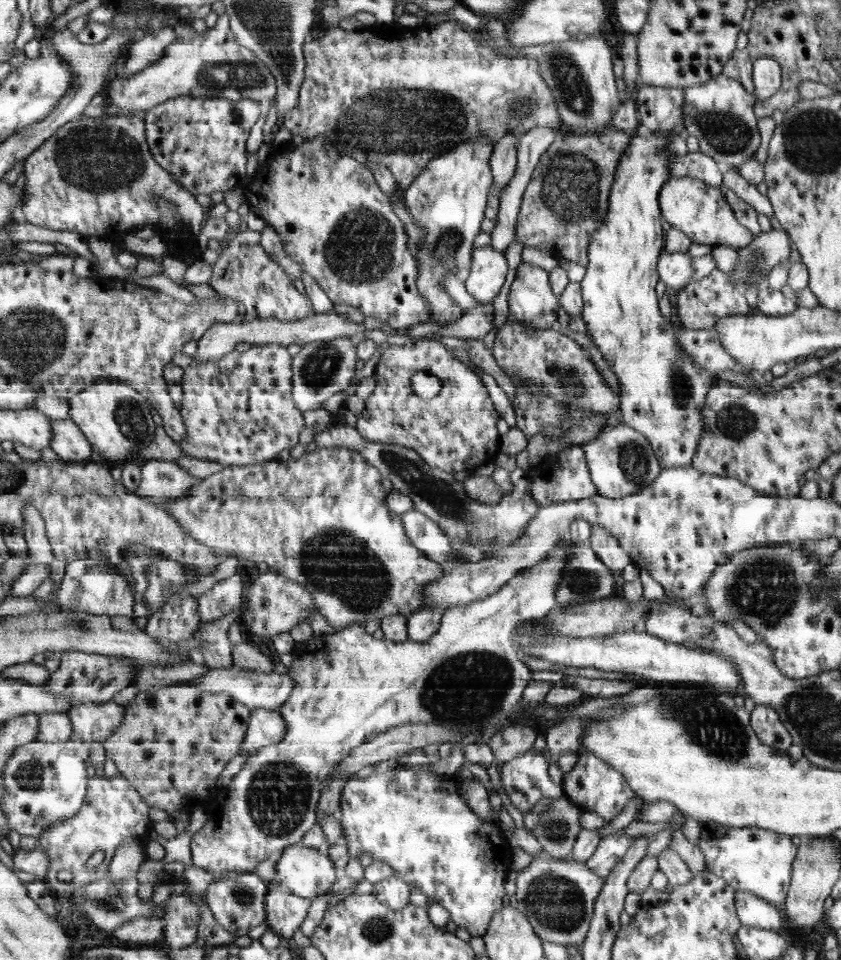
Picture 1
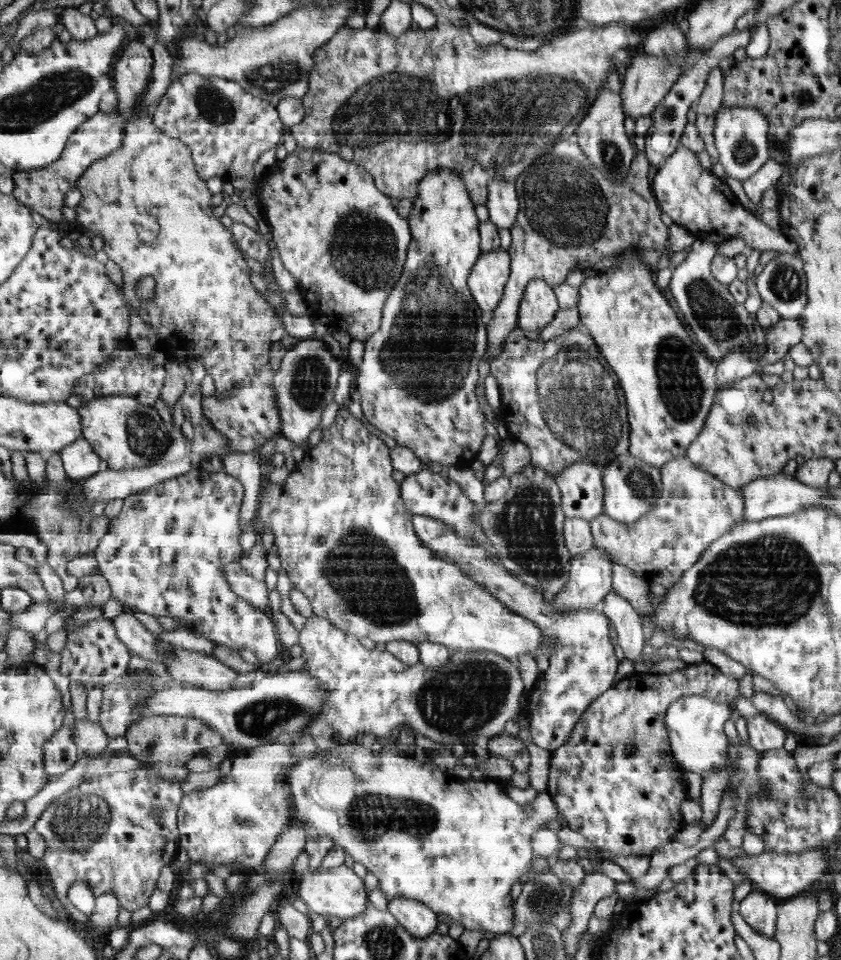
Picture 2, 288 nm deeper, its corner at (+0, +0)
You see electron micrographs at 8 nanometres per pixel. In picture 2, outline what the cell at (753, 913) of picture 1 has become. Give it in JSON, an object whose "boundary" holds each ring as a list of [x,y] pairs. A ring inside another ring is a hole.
{"boundary":[[[749,892],[737,906],[737,912],[739,916],[759,934],[767,936],[767,938],[773,938],[773,932],[777,932],[777,924],[775,924],[775,910],[777,904],[763,896],[763,894],[755,894],[755,892]]]}

